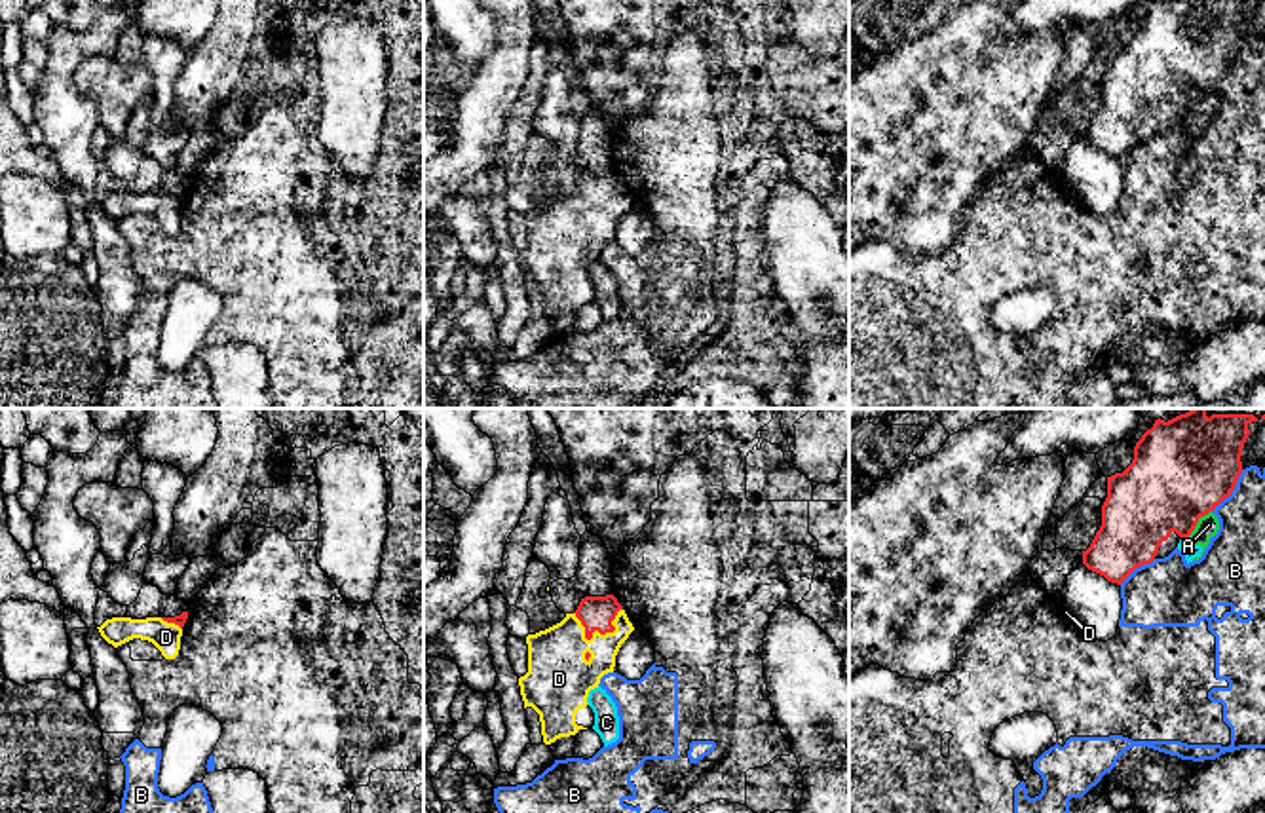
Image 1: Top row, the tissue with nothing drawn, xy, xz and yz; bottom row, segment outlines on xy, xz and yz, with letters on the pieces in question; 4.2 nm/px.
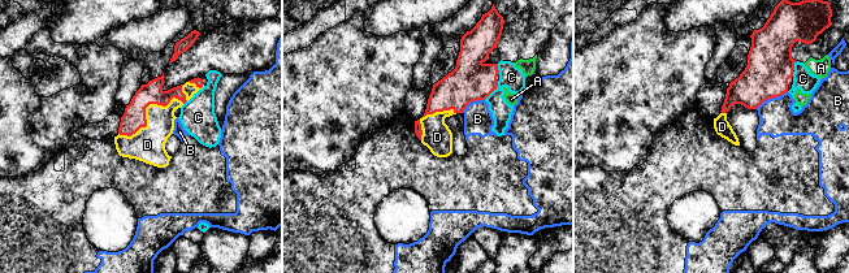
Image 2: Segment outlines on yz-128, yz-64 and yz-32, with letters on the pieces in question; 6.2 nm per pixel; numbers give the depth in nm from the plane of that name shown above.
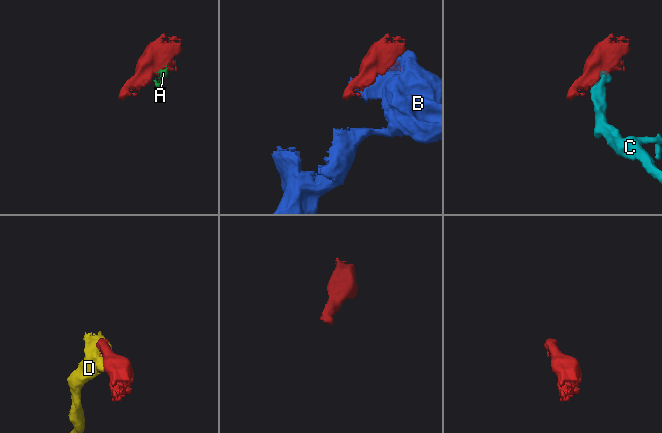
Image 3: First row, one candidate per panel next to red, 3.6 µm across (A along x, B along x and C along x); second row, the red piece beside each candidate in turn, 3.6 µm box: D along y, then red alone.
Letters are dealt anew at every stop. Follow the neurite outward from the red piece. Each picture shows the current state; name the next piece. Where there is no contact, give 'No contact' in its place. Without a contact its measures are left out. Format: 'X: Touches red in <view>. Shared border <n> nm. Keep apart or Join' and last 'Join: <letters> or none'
A: Touches red in yz. Shared border 140 nm. Keep apart
B: Touches red in yz. Shared border 240 nm. Keep apart
C: Touches red in yz. Shared border 50 nm. Keep apart
D: Touches red in xz. Shared border 220 nm. Join
Join: D

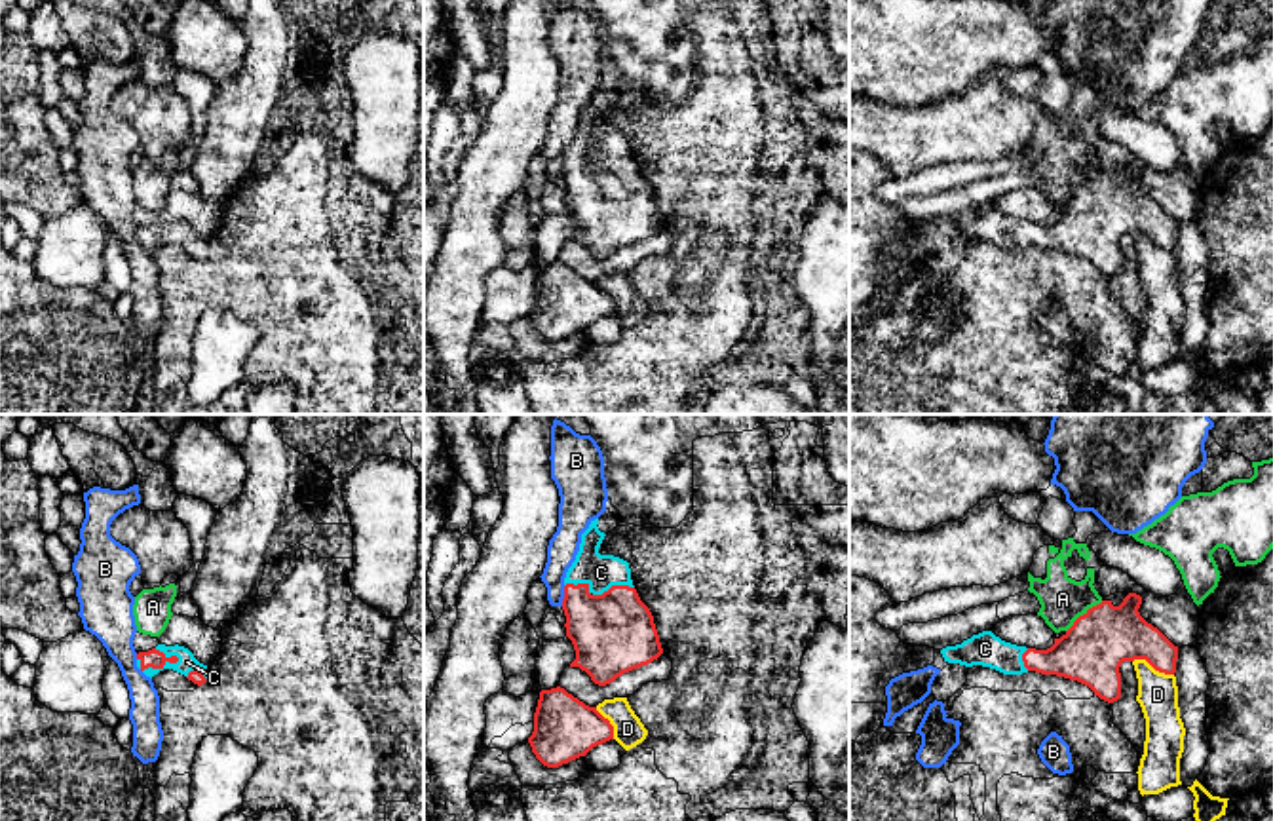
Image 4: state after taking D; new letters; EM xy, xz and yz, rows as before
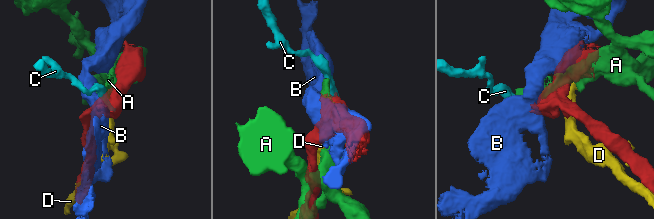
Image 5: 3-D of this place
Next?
A: Touches red in yz. Shared border 200 nm. Keep apart
B: Touches red in xz. Shared border 90 nm. Keep apart
C: Touches red in xy. Shared border 180 nm. Join
D: Touches red in yz. Shared border 190 nm. Keep apart
Join: C

